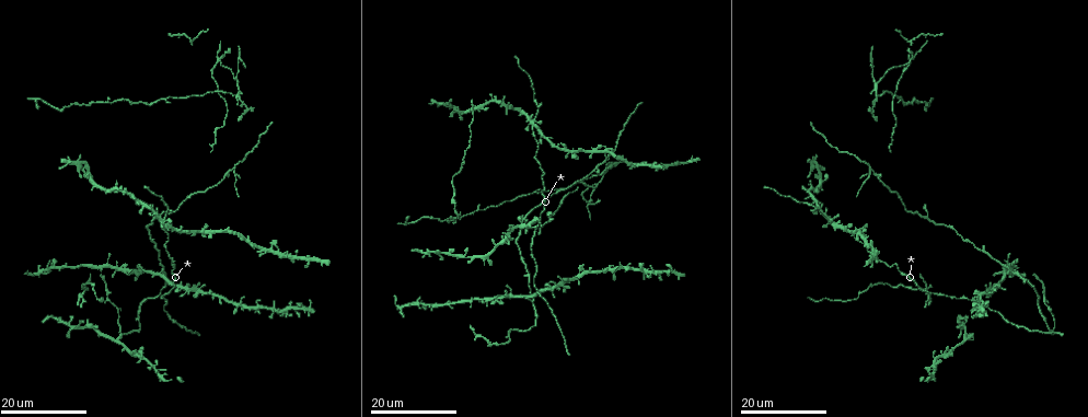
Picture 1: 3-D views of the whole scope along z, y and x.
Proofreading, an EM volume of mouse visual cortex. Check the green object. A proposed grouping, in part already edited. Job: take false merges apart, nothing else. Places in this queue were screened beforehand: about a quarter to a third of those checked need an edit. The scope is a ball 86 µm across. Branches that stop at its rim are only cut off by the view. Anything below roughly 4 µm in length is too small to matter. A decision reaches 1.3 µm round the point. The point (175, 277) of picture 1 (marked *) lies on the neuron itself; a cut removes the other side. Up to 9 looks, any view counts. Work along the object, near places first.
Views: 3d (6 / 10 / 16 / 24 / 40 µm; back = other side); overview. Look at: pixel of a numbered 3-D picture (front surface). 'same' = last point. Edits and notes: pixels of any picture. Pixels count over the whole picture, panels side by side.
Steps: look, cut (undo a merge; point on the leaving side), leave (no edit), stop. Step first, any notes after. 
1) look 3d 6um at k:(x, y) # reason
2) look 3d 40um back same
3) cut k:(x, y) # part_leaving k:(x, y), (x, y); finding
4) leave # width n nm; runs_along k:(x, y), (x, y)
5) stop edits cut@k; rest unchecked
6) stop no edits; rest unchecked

look 3d 16um at 1:(163, 221) # thin arm on a thick one

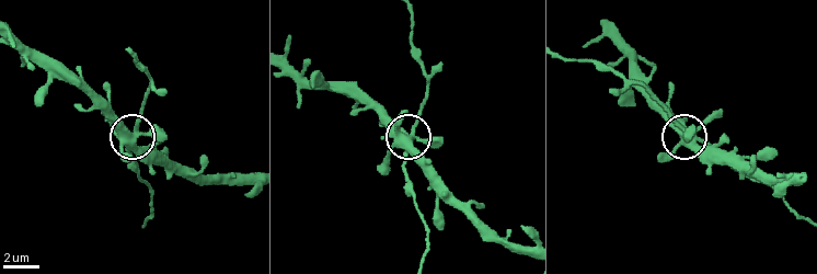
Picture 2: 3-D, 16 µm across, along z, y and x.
look 3d 10um at 2:(130, 130)

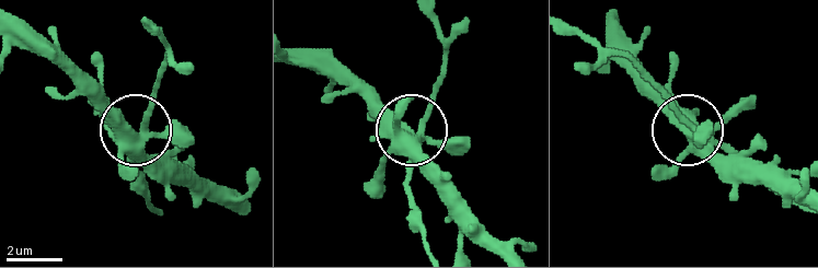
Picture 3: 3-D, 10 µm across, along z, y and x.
leave # runs_along 3:(428, 248), (411, 191), (411, 135), (437, 81); continuous, no second neuron

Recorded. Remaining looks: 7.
look 3d 24um at 1:(168, 207) # thick turns thin

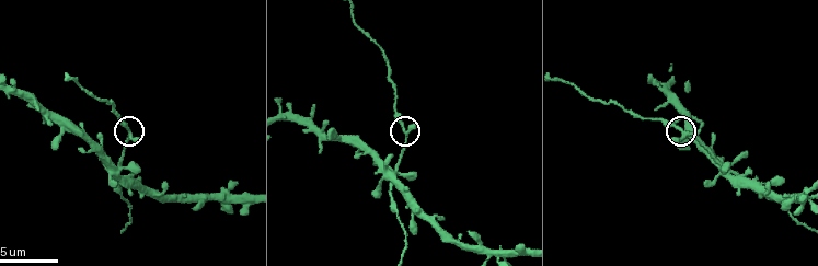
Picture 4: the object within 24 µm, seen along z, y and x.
look 3d 10um at 4:(404, 134)

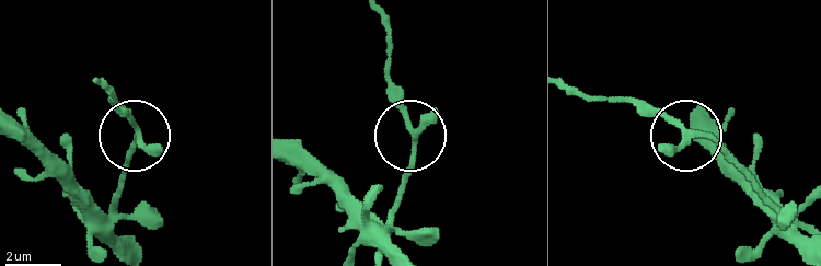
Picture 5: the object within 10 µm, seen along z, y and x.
leave # width 180 nm; runs_along 5:(380, 254), (415, 155), (390, 87); continuous, no second neuron

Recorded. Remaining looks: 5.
look 3d 24um at 1:(927, 288) # four arms meet

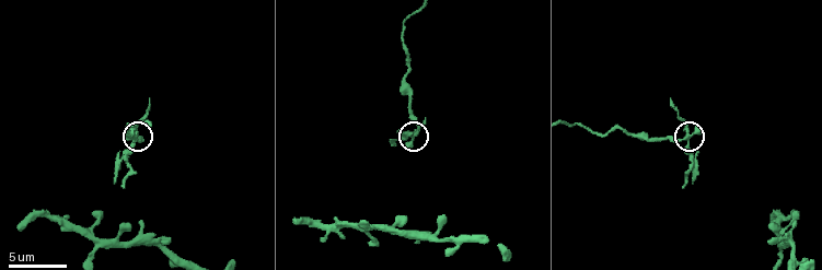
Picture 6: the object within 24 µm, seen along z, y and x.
look 3d 10um at 6:(415, 132)

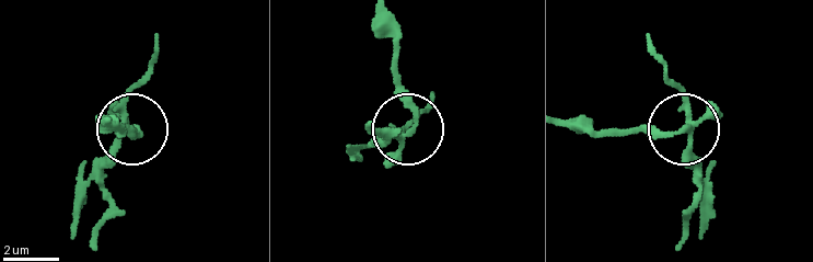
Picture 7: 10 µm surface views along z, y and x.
cut 7:(111, 164) # part_leaving 7:(688, 126), (695, 202), (676, 249); a second neuron is stuck on

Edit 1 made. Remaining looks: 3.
look overview # redraw

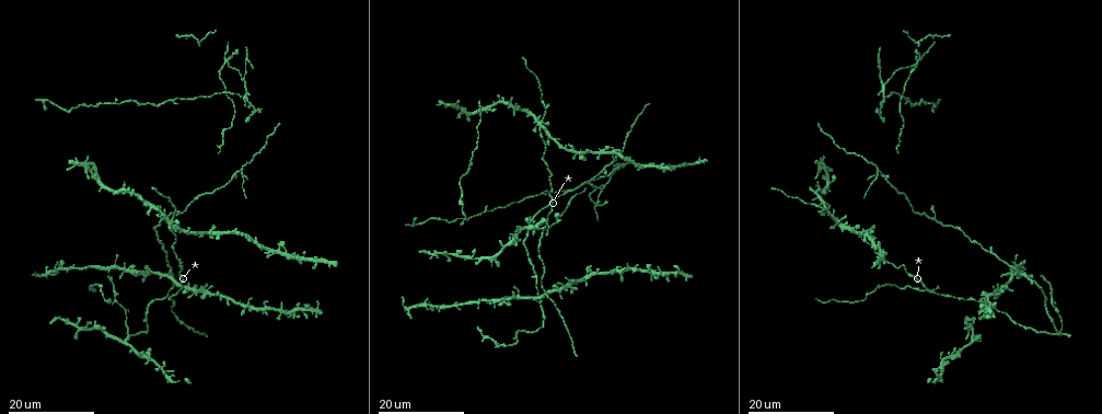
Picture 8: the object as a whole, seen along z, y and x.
look 3d 16um at 8:(539, 305) # branch point

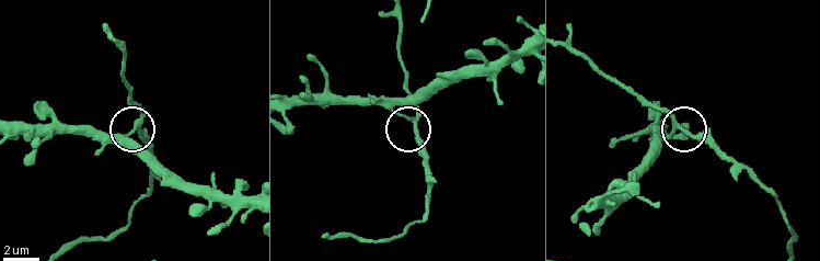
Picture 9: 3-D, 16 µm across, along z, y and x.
look 3d 10um at 9:(138, 127)

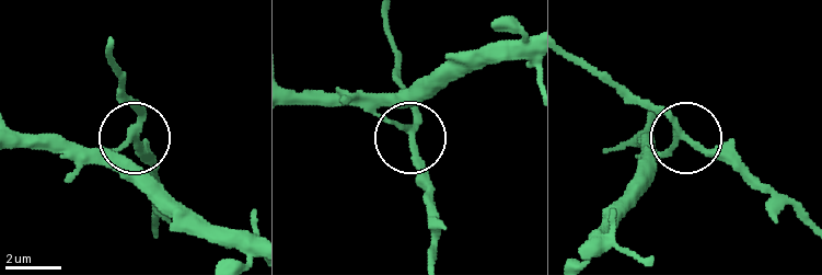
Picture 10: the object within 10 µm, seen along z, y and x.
cut 10:(145, 146) # part_leaving 10:(136, 127), (107, 52); two neurons meet here

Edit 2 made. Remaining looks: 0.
stop edits cut@7, cut@10; rest unchecked

